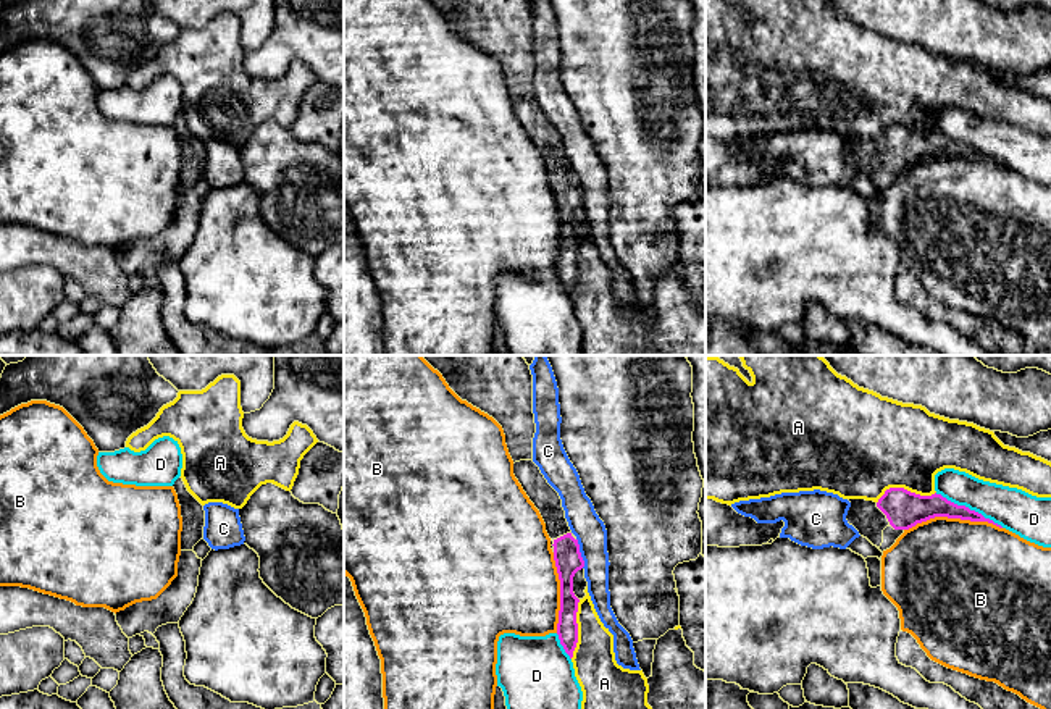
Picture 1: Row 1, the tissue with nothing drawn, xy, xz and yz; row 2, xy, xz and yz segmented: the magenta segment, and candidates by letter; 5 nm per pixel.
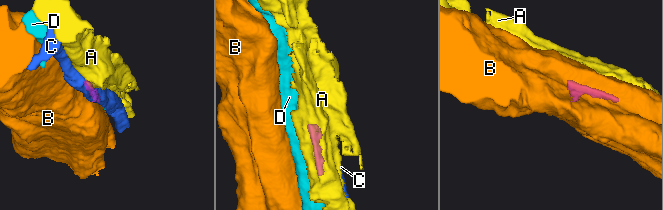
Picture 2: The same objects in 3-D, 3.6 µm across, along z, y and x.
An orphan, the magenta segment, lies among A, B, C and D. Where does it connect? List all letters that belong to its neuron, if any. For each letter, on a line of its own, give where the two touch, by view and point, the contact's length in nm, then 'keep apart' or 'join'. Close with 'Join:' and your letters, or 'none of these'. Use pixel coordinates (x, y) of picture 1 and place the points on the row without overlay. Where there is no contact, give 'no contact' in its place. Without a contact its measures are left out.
A: yz (904, 128) | 300 nm | keep apart
B: yz (953, 155) | 480 nm | keep apart
C: xz (580, 191) | 160 nm | keep apart
D: yz (967, 146) | 380 nm | keep apart
Join: none of these

